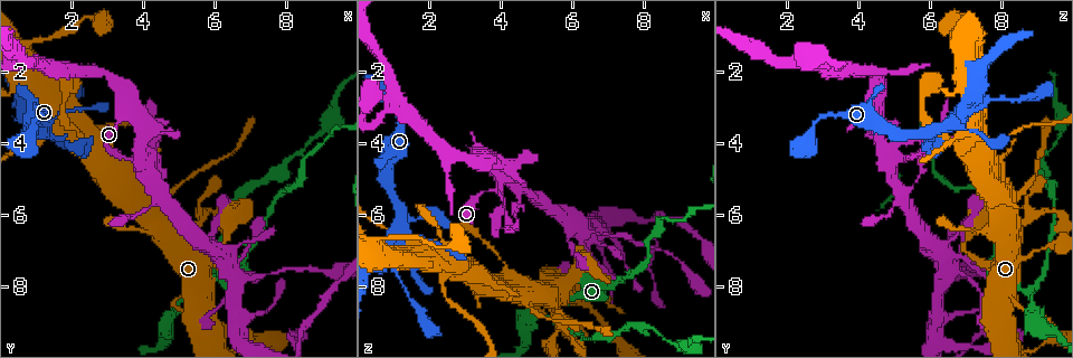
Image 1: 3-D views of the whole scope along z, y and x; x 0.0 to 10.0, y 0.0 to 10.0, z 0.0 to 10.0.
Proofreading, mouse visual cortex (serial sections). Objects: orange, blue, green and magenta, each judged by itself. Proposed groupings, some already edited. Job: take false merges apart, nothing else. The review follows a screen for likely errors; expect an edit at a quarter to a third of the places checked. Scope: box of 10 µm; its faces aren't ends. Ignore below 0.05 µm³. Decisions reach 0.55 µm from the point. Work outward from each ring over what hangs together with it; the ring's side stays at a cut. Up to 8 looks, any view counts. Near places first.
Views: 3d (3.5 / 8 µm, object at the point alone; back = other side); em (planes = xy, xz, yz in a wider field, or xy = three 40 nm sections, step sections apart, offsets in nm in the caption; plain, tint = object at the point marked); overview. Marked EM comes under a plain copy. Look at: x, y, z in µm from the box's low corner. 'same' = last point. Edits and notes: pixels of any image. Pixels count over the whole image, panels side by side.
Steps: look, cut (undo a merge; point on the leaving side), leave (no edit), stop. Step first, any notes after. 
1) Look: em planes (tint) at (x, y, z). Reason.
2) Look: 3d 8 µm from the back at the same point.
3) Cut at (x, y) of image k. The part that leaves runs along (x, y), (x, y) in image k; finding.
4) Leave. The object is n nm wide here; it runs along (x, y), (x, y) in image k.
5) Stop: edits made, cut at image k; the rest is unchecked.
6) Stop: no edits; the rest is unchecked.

Look: 3d 8 µm from the back at (1.30, 3.80, 6.00). Thin arm on a thick one.

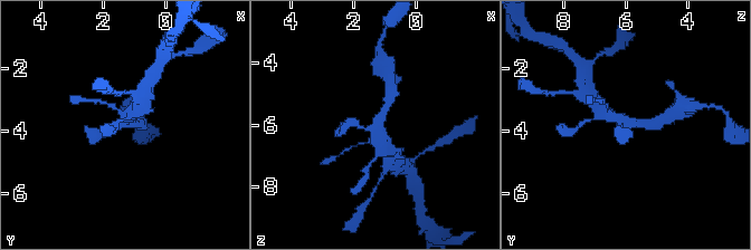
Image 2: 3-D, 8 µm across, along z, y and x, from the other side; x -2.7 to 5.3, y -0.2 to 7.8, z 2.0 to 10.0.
Look: 3d 3.5 µm at the same point.

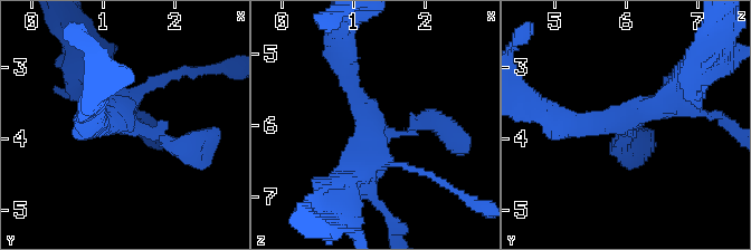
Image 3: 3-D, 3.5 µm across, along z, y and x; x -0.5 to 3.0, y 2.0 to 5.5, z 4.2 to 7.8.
Look: em xy step 5 (tint) at (1.20, 3.70, 6.05). 4 arms meet here; the arms are 150, 150, 300, 350 nm wide; need the tissue.

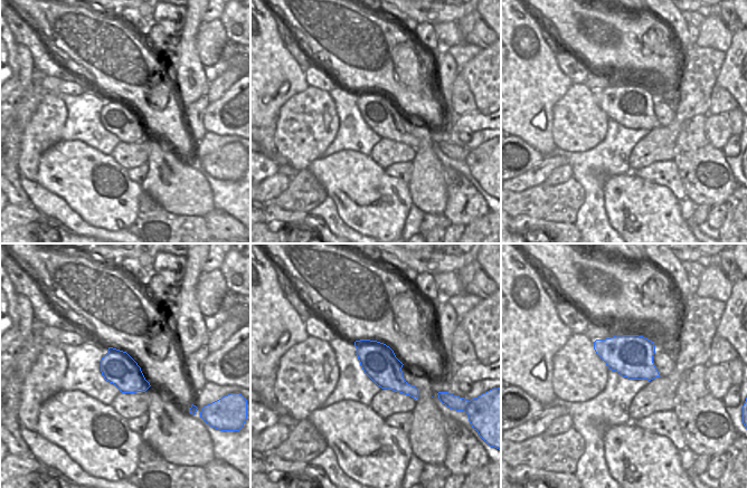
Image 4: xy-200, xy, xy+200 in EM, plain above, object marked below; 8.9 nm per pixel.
Leave. The object is 320 nm wide here; it runs along (561, 122), (627, 118), (684, 78) in image 3; continuous, no second cell.

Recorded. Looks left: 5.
Look: 3d 3.5 µm at (5.05, 5.15, 8.75). Thick turns thin.

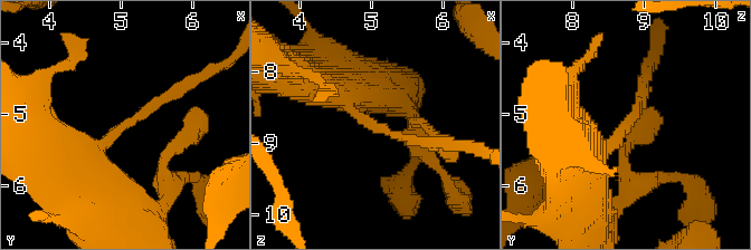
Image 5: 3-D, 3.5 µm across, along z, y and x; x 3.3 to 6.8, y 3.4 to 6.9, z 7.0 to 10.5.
Look: em xy step 1 (tint) at (5.00, 5.20, 8.70). The arms are 150, 400 nm wide.

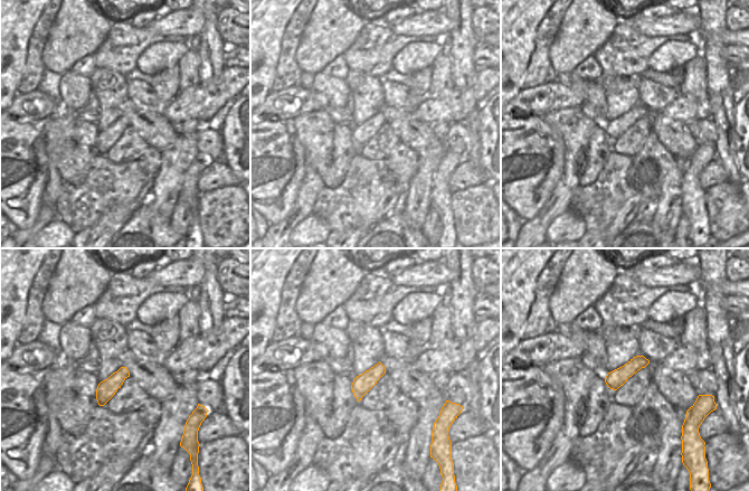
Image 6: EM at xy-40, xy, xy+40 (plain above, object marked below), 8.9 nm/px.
Look: em xy step 3 (tint) at the same point.

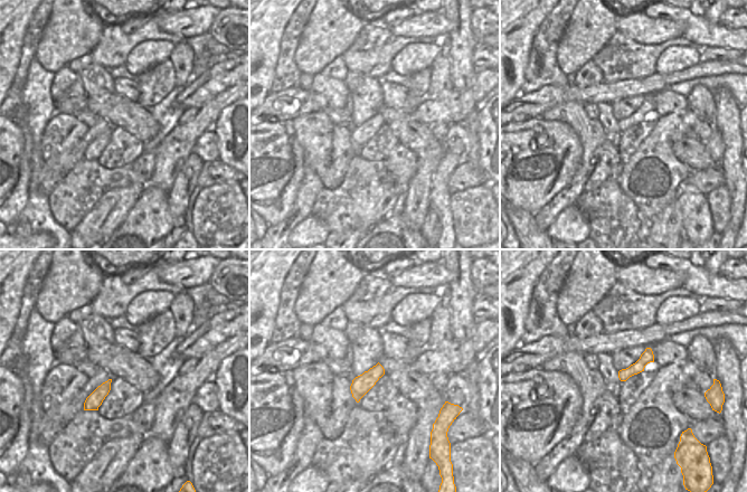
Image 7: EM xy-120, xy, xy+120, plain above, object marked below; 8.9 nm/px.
Leave. It runs along (649, 351), (634, 369), (622, 377) in image 7; one cell here.

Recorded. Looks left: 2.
Look: 3d 3.5 µm at (6.55, 7.75, 6.50). Small branch off a trunk.

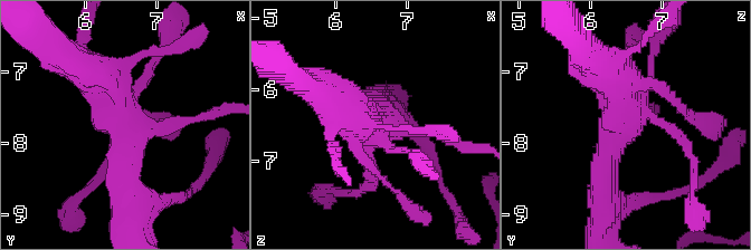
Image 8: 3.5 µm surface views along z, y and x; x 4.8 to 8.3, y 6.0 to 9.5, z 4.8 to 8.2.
Leave. It runs along (77, 63), (129, 128), (129, 183) in image 8; continuous, no second cell.

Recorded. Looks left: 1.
Stop: no edits; the rest is unchecked.

